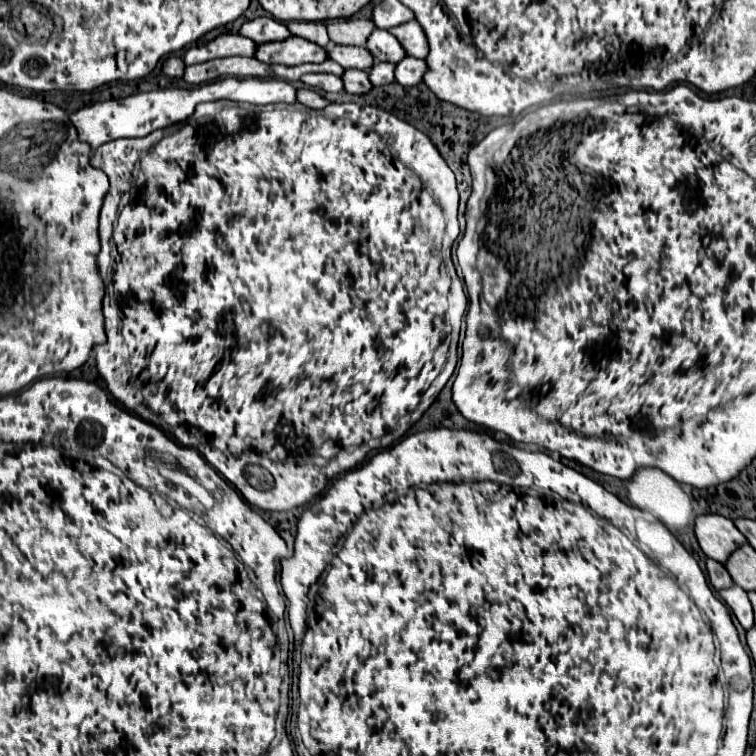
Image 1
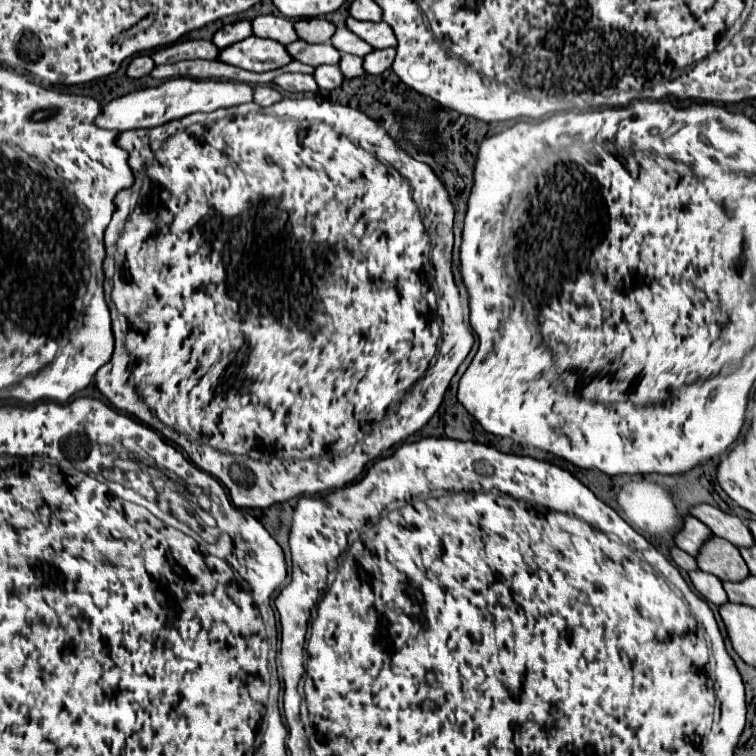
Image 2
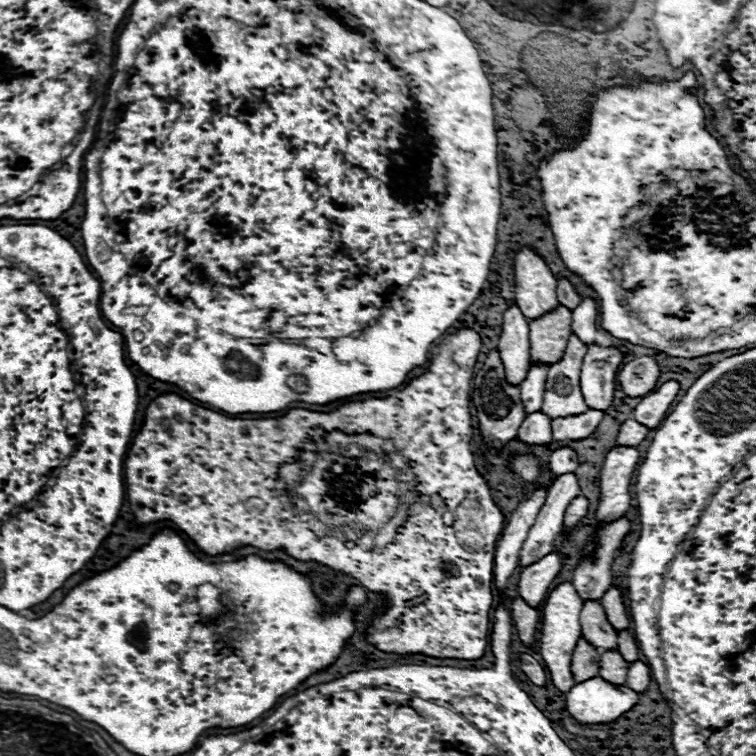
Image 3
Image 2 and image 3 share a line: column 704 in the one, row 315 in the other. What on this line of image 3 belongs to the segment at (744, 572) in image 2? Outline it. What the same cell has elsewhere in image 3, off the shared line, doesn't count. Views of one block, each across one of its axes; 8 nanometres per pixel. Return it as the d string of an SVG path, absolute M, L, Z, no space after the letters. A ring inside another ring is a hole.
M556 306L556 310L530 322L530 362L554 364L566 350L572 332L572 310Z

